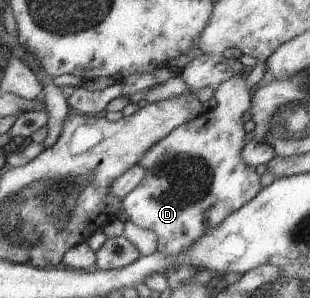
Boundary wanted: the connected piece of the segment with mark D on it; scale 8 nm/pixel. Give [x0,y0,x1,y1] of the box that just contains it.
[121,74,263,255]

